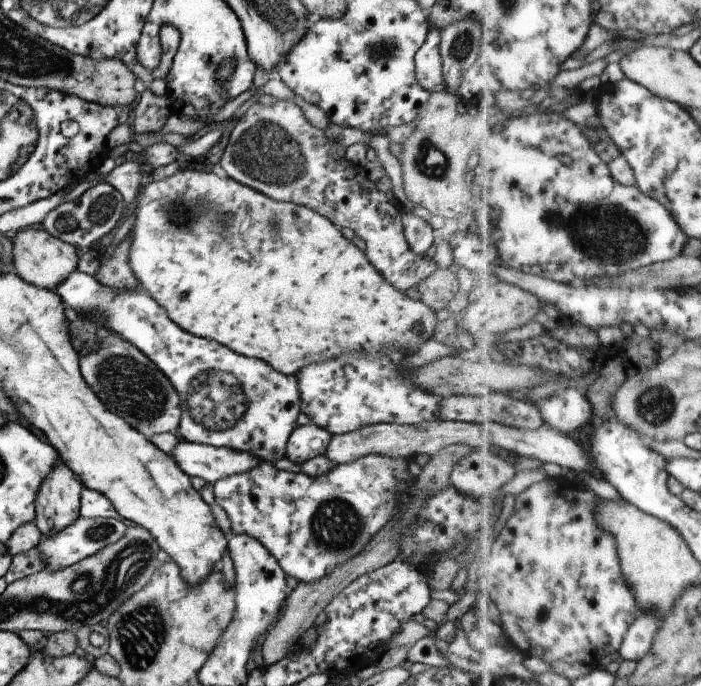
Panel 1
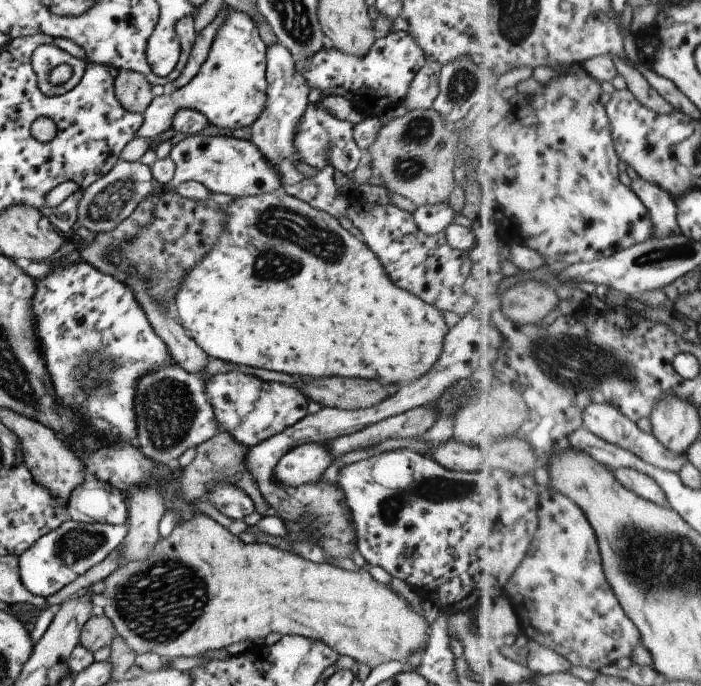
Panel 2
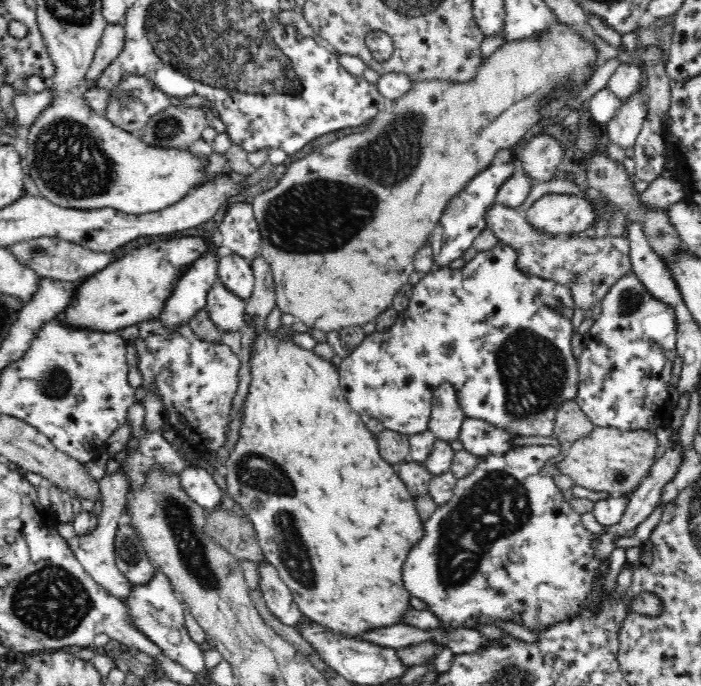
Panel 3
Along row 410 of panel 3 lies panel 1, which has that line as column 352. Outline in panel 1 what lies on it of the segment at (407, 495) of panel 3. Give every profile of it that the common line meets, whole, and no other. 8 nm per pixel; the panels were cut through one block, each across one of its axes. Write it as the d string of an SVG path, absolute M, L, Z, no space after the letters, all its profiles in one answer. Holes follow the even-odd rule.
M184 165L170 177L149 176L143 183L135 200L137 214L129 232L130 247L128 263L137 279L139 288L162 307L171 322L192 335L215 341L230 351L244 357L266 362L275 372L296 375L305 365L325 363L345 353L367 354L383 357L386 349L408 351L413 354L423 342L431 338L435 328L436 314L423 301L412 300L393 288L368 261L365 252L345 239L340 230L328 219L314 210L290 202L279 202L238 183L236 180L219 178L212 172L185 169Z

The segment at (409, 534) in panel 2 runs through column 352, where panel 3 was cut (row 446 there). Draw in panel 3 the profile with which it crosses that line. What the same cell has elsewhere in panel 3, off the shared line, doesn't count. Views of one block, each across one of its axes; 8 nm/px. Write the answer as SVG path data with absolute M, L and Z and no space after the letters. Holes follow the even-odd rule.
M465 417L459 432L459 442L470 455L480 460L488 456L504 456L510 450L524 448L516 445L514 440L521 437L519 434L508 432L505 428L493 426L476 418Z

